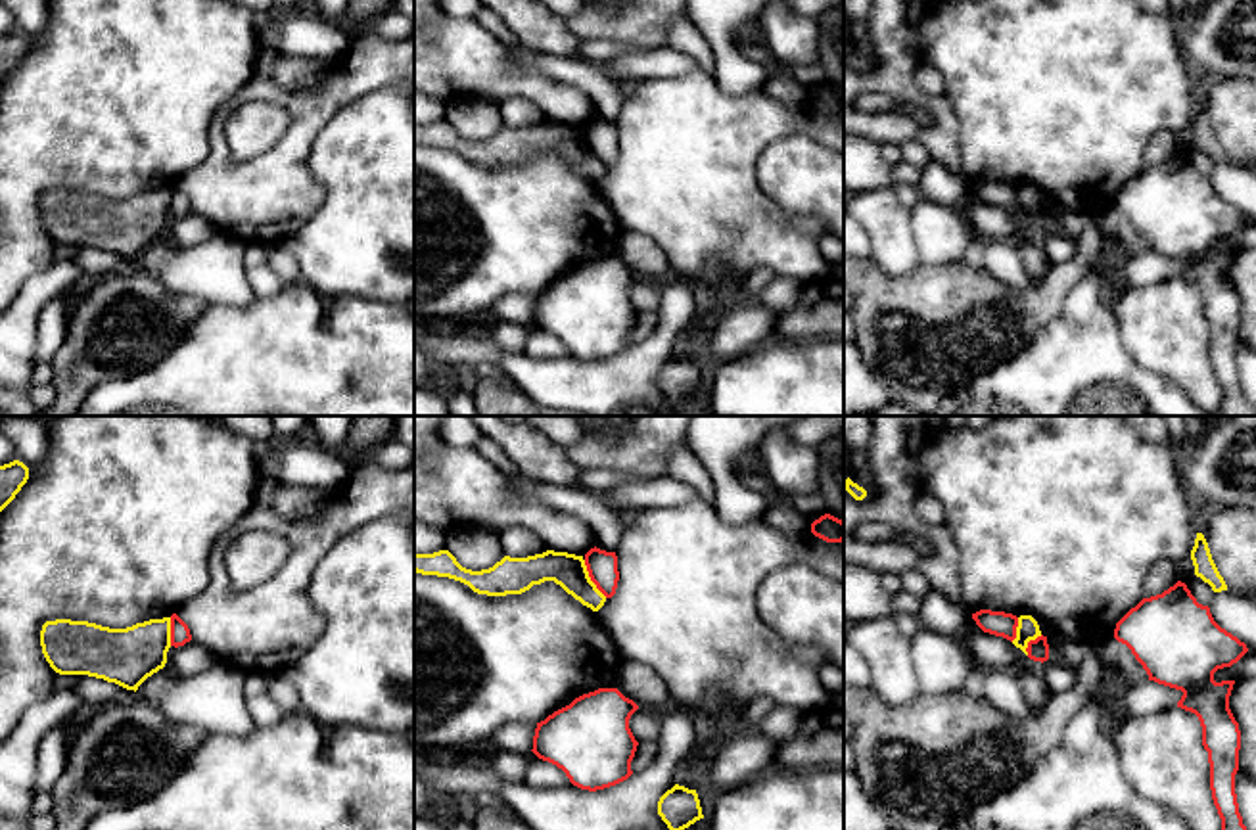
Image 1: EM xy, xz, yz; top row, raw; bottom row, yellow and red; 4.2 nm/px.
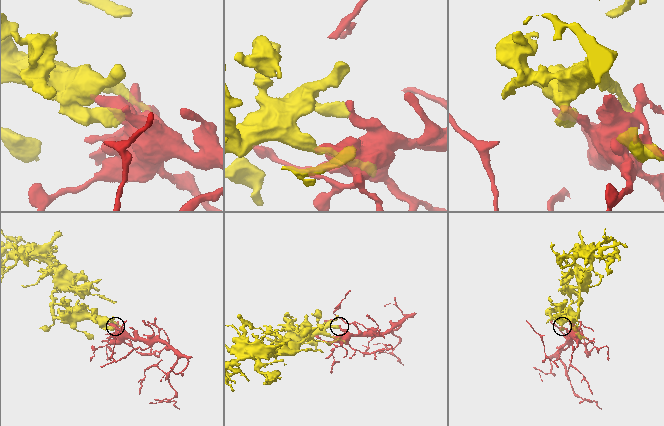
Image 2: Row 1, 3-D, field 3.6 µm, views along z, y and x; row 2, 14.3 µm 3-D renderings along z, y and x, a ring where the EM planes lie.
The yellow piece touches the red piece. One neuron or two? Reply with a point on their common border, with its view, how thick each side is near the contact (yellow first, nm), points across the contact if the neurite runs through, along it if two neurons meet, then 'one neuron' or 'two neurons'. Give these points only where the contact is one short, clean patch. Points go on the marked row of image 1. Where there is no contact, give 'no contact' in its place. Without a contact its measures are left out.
contact xz (589, 579); calibres 140 and 130 nm; two neurons

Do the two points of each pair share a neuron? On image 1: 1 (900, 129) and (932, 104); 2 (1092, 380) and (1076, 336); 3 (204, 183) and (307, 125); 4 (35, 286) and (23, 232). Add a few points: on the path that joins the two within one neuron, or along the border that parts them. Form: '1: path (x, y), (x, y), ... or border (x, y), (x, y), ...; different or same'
1: path (900, 115), (900, 108), (906, 102), (919, 102); same
2: path (1080, 368), (1078, 347); same
3: path (231, 183), (255, 183), (286, 152); same
4: border (54, 255), (20, 292); different

